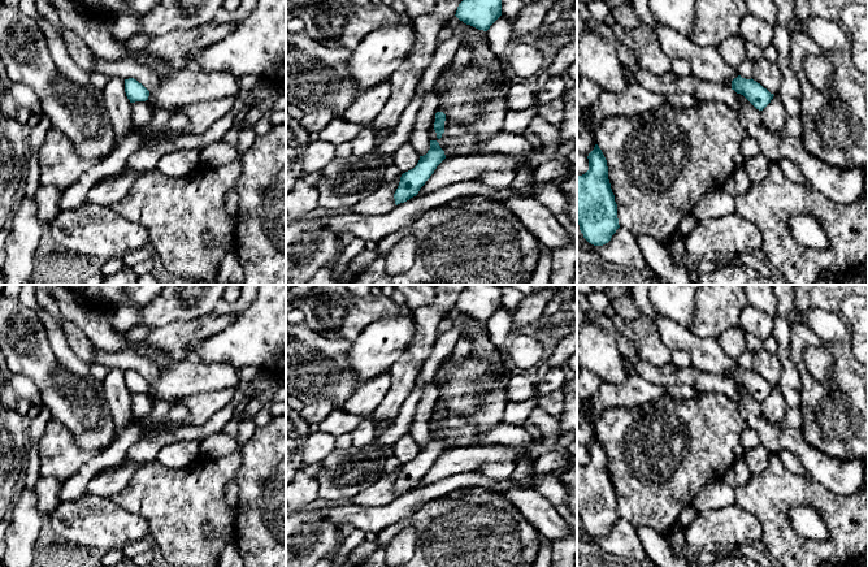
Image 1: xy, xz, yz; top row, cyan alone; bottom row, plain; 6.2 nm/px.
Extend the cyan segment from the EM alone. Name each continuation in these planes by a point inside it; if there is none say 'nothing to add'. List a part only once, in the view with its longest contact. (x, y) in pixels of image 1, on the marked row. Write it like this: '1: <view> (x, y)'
nothing to add

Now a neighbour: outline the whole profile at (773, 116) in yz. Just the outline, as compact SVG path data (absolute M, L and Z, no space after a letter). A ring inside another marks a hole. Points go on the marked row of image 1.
M774 95L771 103L760 111L761 121L769 131L780 131L784 129L787 116L778 96Z

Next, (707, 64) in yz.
M656 25L654 29L659 46L670 59L685 59L691 65L693 75L724 85L732 88L732 81L739 74L730 68L720 56L719 48L699 48L687 36L670 27Z

